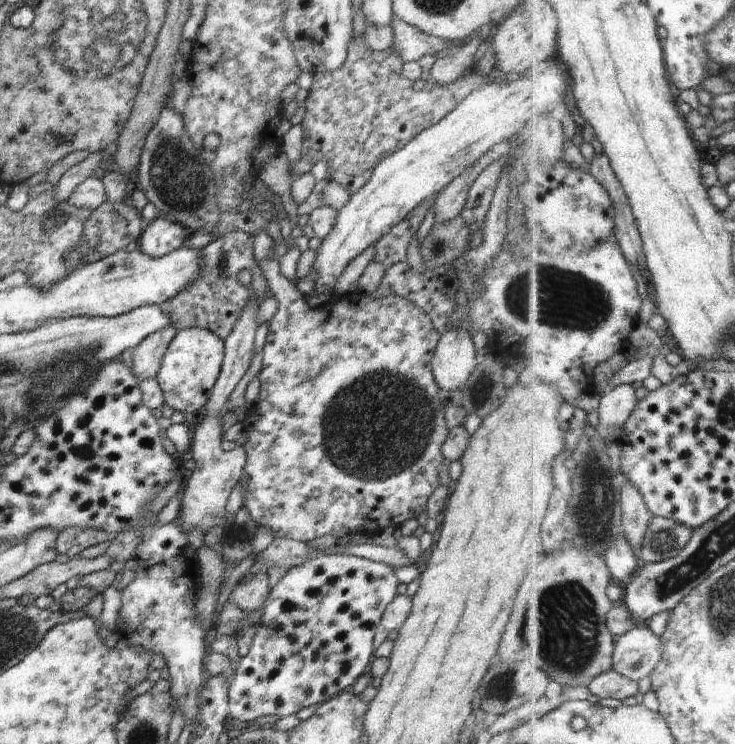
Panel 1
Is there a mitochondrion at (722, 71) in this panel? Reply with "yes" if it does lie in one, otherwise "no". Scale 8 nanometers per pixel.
no

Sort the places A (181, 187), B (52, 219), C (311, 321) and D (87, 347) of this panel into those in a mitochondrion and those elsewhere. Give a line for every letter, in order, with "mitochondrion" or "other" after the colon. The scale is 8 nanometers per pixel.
A: mitochondrion
B: mitochondrion
C: other
D: mitochondrion

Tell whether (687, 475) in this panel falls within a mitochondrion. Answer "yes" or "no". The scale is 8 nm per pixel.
no

